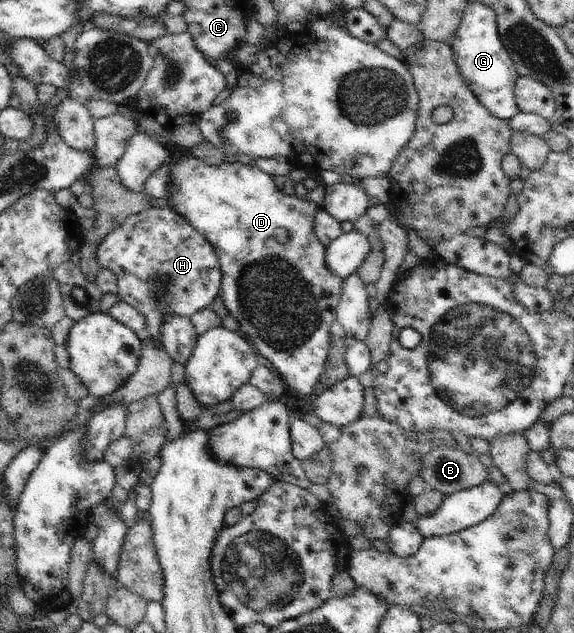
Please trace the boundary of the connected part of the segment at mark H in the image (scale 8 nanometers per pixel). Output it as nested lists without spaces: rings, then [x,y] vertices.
[[[148,207],[142,212],[136,213],[135,215],[127,218],[118,228],[115,228],[106,238],[100,243],[97,250],[97,261],[100,267],[110,269],[117,276],[119,298],[128,303],[130,306],[139,310],[146,317],[146,328],[143,328],[140,332],[137,332],[138,338],[144,340],[144,338],[154,338],[154,340],[160,341],[160,335],[163,334],[162,321],[171,314],[180,315],[183,317],[191,317],[195,312],[211,306],[212,301],[219,294],[221,287],[221,266],[218,260],[217,252],[214,247],[200,234],[191,224],[188,224],[186,220],[182,218],[174,209],[167,208],[156,208]]]

